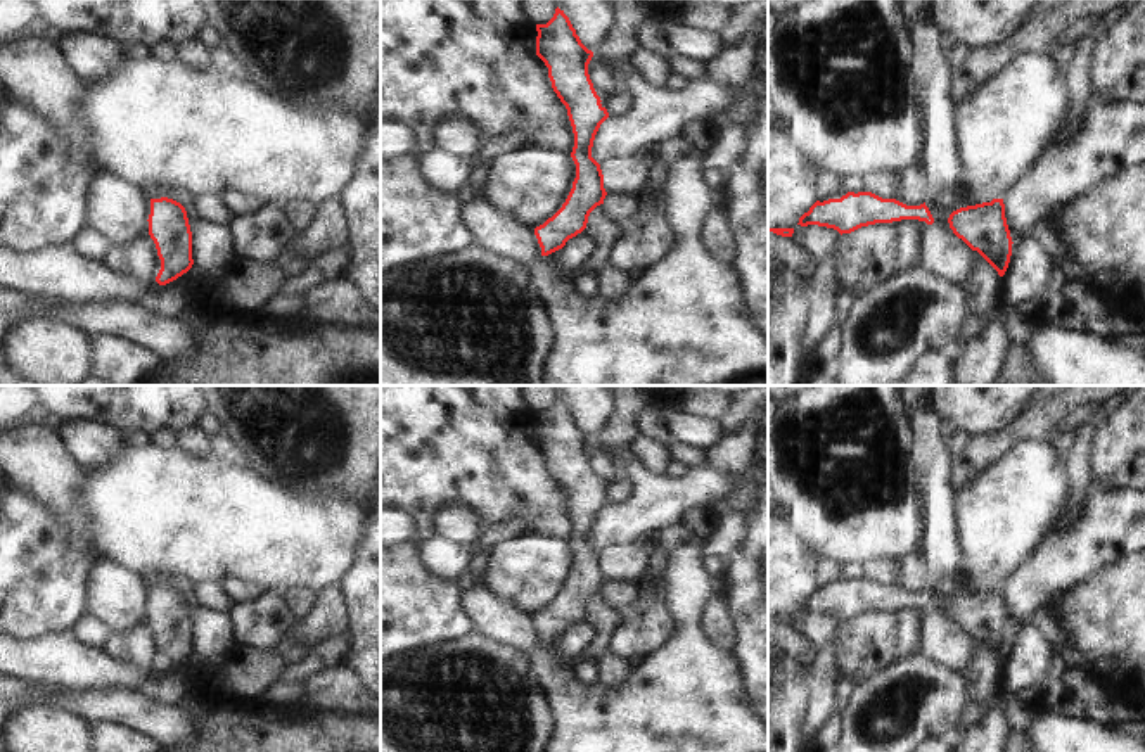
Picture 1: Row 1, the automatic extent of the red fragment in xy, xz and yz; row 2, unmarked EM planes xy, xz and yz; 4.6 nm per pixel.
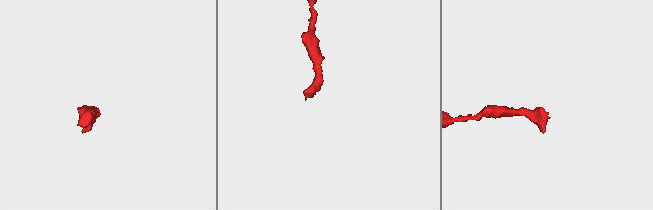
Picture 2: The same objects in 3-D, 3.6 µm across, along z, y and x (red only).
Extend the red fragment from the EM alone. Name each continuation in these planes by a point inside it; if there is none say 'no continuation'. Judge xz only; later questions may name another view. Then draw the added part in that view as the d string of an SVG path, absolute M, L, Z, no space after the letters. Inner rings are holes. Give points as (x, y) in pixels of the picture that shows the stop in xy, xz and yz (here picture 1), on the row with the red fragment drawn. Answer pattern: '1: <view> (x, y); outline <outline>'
1: xz (687, 322); outline M690 147L676 163L669 166L669 178L666 182L666 207L668 216L678 232L676 249L657 266L647 270L624 299L607 301L604 297L581 296L574 289L572 278L553 263L552 254L541 256L540 261L531 266L538 290L543 294L552 313L557 335L555 349L548 360L547 386L768 386L768 335L759 330L759 325L752 316L742 275L735 266L728 266L720 261L704 240L706 223L716 206L714 190L704 180L702 149Z

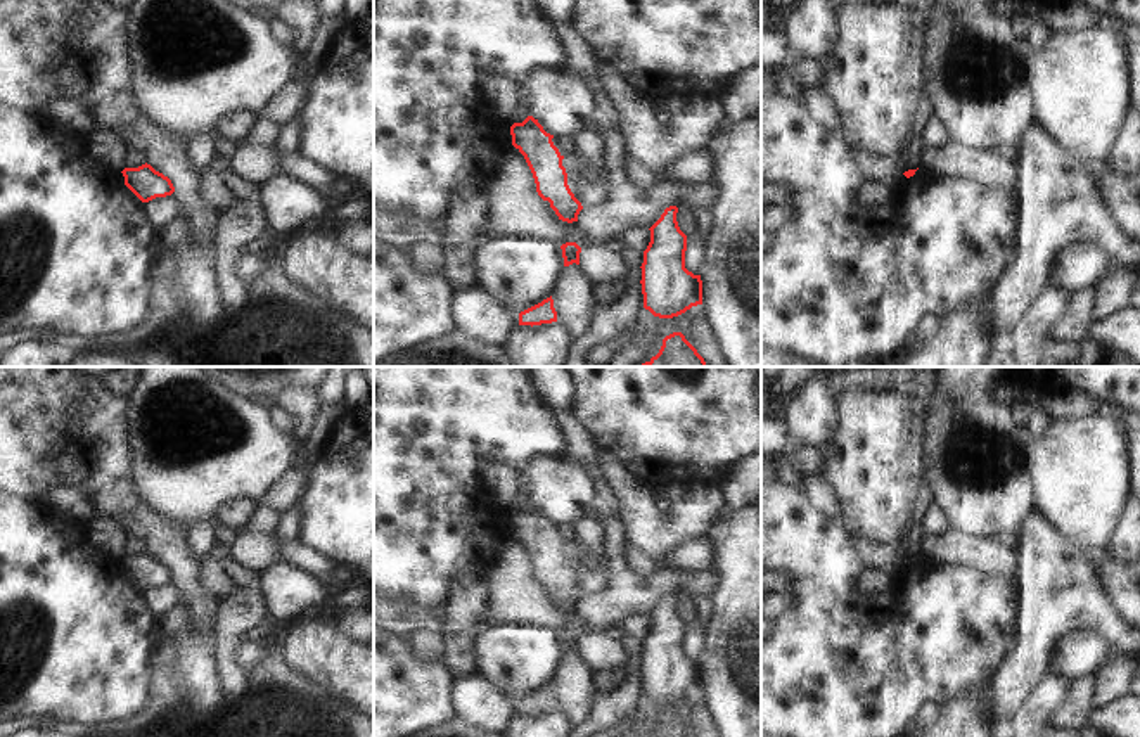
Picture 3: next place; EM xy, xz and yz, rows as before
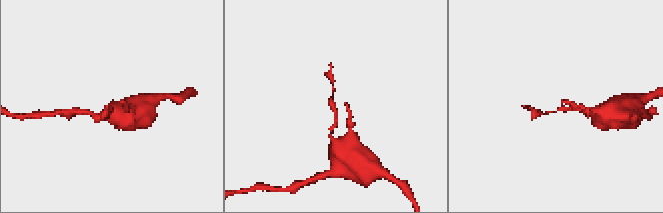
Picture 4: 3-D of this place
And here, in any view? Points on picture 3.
no continuation

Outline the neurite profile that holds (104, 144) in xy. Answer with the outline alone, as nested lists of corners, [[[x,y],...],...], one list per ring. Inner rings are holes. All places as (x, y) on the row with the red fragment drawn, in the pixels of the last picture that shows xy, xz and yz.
[[[97,126],[86,137],[86,142],[93,157],[97,157],[112,170],[125,170],[125,154],[128,151],[128,145],[112,130]]]

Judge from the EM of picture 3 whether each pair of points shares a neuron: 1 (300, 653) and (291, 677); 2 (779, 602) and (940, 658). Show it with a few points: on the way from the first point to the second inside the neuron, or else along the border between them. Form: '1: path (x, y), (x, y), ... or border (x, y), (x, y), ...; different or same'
1: border (282, 653), (308, 677); different
2: border (786, 590), (793, 601), (779, 616); different

